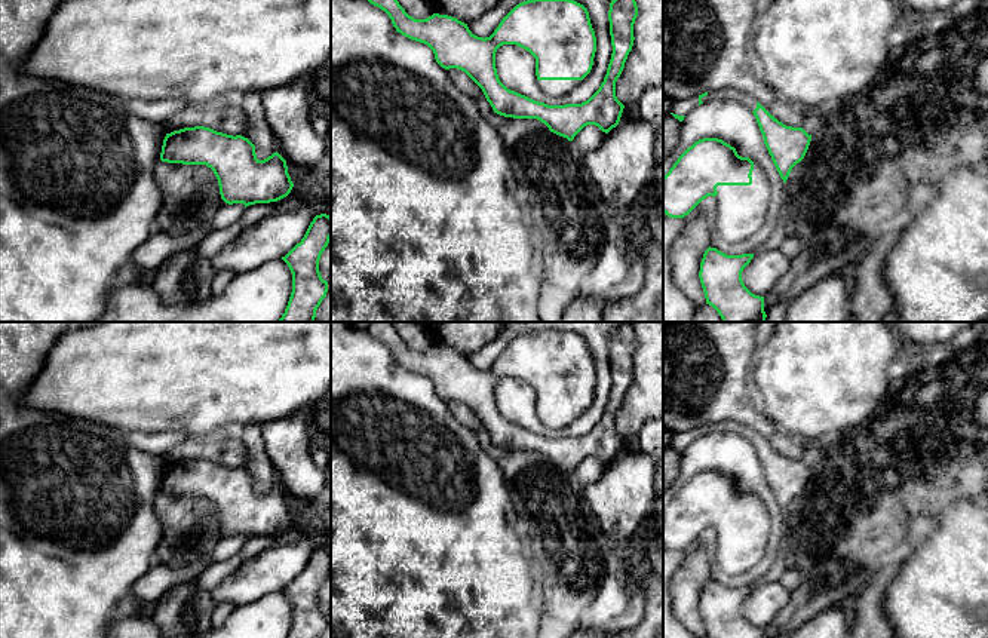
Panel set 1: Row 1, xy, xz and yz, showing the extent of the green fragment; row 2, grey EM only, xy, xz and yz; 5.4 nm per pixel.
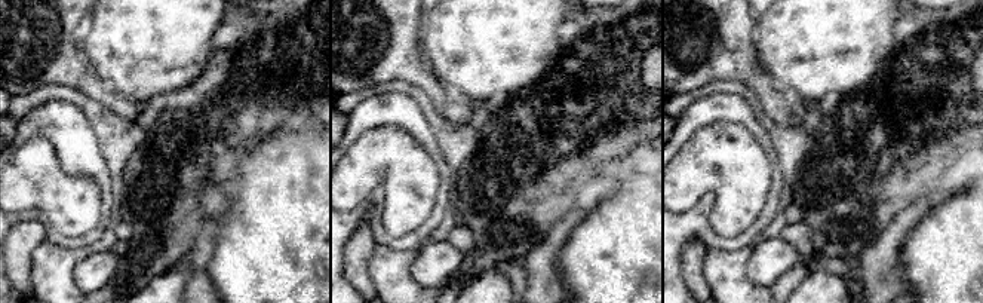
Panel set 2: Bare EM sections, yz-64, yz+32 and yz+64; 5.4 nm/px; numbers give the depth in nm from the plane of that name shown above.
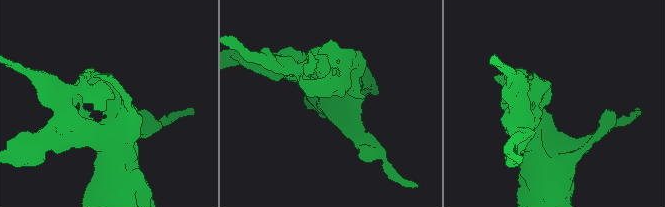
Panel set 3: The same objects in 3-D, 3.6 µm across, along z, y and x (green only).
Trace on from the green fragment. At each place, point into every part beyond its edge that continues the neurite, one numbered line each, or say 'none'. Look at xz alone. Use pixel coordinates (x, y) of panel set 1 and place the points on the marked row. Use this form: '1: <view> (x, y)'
1: xz (554, 88)

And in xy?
none

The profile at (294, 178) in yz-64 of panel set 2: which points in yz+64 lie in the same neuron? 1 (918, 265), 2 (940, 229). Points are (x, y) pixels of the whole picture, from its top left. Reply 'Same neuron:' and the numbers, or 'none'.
Same neuron: 1, 2

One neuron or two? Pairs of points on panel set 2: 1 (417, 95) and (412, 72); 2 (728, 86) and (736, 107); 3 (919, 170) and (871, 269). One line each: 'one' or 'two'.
1: two
2: two
3: two

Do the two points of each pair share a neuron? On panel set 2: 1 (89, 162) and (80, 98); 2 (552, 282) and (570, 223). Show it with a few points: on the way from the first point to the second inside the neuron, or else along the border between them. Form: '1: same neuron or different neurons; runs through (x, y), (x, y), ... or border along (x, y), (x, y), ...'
1: different neurons; border along (74, 103), (88, 118)
2: same neuron; runs through (550, 268), (550, 245), (556, 238)

